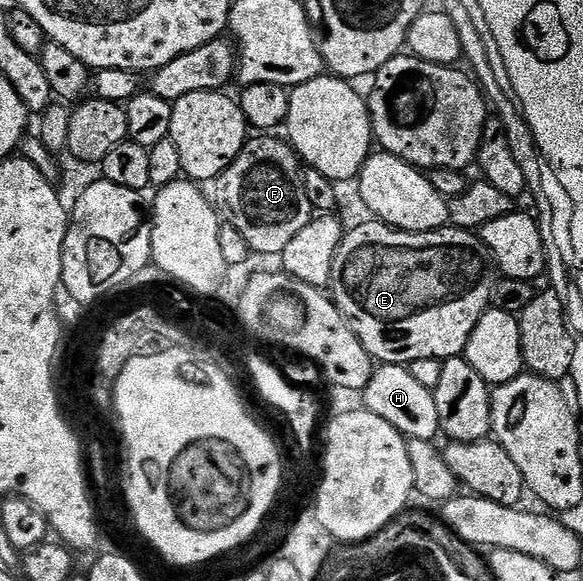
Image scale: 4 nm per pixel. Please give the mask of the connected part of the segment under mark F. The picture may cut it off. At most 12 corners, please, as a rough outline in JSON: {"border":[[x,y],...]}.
{"border":[[250,138],[215,206],[250,252],[280,256],[314,218],[284,138]]}

